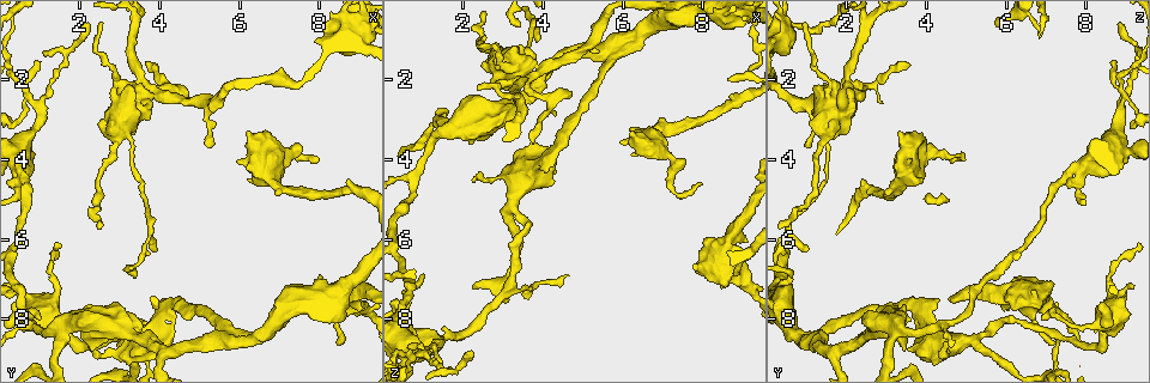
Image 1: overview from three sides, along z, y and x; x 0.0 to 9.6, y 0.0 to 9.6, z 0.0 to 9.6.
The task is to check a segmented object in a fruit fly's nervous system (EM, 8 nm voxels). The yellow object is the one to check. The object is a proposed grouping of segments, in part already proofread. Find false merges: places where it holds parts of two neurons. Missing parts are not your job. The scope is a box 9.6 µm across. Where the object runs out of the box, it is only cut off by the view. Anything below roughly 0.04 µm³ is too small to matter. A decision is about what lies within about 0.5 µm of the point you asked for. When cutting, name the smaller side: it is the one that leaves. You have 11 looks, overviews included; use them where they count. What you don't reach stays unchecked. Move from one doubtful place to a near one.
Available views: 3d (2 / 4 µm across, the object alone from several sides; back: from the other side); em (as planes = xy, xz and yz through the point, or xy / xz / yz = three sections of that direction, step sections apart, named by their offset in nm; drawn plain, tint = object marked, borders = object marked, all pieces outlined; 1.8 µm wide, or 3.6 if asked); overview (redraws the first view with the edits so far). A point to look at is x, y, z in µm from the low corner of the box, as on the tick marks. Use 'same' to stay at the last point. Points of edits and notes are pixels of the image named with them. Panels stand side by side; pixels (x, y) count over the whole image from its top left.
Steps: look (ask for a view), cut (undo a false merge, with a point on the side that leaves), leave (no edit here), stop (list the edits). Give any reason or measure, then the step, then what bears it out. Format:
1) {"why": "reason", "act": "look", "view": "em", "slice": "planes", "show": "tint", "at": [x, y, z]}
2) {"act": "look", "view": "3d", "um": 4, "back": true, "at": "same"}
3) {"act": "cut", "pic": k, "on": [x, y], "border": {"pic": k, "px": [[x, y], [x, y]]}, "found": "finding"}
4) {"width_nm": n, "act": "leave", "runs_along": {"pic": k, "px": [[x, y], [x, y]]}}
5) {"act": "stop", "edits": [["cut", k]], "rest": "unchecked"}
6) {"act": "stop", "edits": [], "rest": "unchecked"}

{"why": "calibre changes", "act": "look", "view": "3d", "um": 4, "at": [3.60, 2.15, 2.20]}

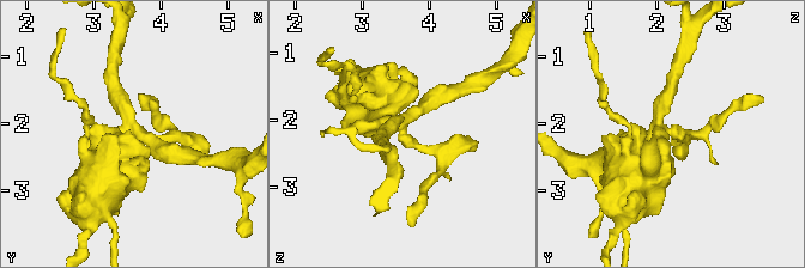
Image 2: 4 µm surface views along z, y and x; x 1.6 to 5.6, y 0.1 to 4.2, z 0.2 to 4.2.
{"arms": 3, "arm_widths_nm": [160, 220, 380], "why": "need the tissue", "act": "look", "view": "em", "um": 3.6, "slice": "planes", "show": "tint", "at": [3.60, 2.10, 2.20]}

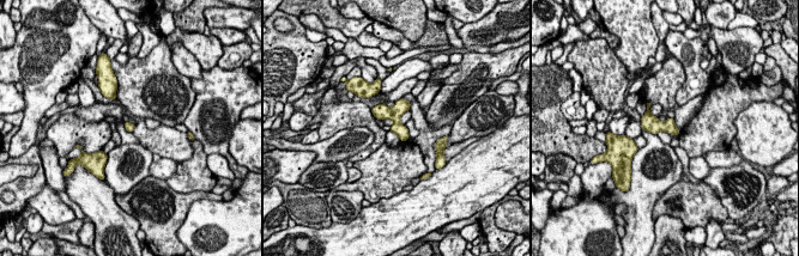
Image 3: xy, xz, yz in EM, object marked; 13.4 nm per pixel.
{"act": "leave", "found": "all the same neuron"}

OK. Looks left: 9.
{"why": "a fork", "act": "look", "view": "3d", "um": 4, "at": [0.55, 4.50, 7.50]}

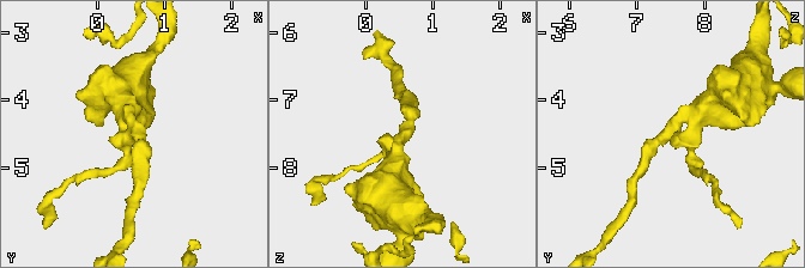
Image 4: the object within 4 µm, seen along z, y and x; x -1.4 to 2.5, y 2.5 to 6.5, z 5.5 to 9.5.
{"act": "look", "view": "em", "slice": "yz", "step": 8, "show": "plain", "at": [0.60, 4.45, 7.55]}

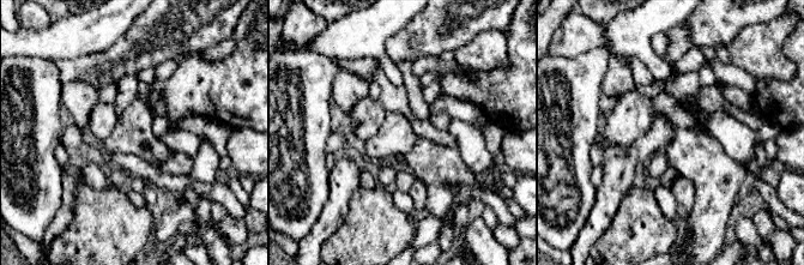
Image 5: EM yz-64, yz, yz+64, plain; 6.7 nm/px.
{"act": "look", "view": "em", "slice": "yz", "step": 8, "show": "tint", "at": "same"}

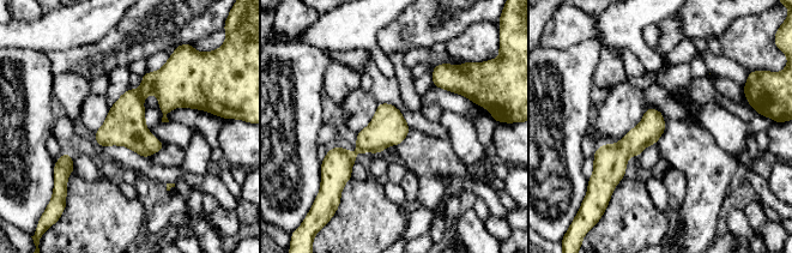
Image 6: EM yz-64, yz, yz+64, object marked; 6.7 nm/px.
{"width_nm": 170, "act": "leave", "runs_along": {"pic": 6, "px": [[657, 113], [614, 158], [602, 161]]}, "found": "continuous, no second neuron"}

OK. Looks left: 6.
{"why": "thick turns thin", "act": "look", "view": "3d", "um": 4, "at": [1.20, 8.00, 8.55]}

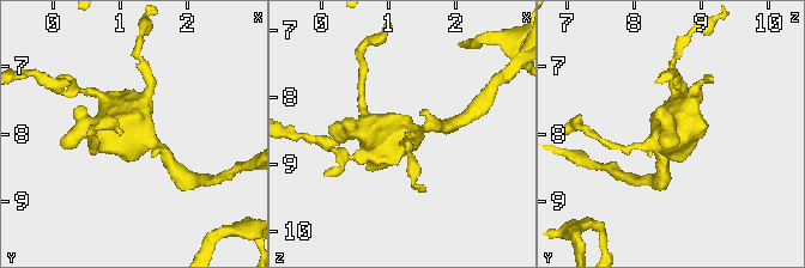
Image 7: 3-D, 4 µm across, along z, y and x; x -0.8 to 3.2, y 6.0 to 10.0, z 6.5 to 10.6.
{"act": "look", "view": "em", "um": 3.6, "slice": "planes", "show": "tint", "at": [1.25, 8.05, 8.60]}

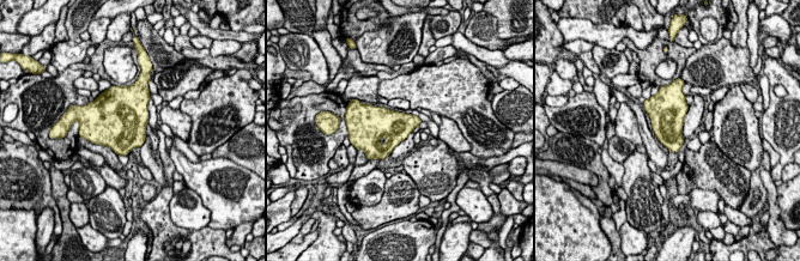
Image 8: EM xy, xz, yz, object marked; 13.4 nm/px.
{"width_nm": 440, "act": "leave", "found": "one neuron here"}

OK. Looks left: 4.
{"why": "arms part here", "act": "look", "view": "3d", "um": 4, "at": [5.55, 8.45, 1.35]}

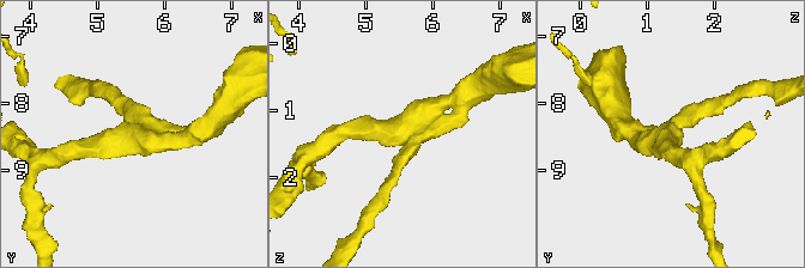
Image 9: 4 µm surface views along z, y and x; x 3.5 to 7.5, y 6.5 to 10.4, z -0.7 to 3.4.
{"arms": 3, "arm_widths_nm": [170, 240, 260], "why": "need the tissue", "act": "look", "view": "em", "slice": "planes", "show": "plain", "at": [5.55, 8.50, 1.30]}

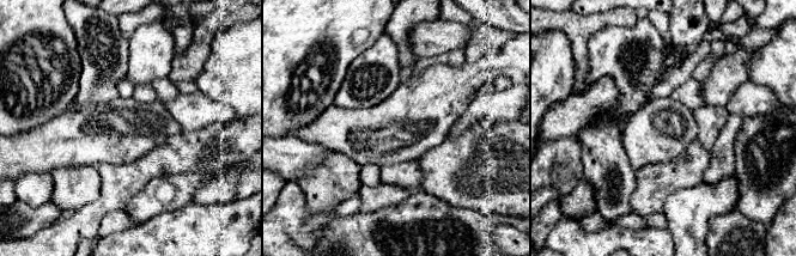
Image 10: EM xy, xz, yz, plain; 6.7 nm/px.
{"act": "look", "view": "em", "slice": "planes", "show": "tint", "at": "same"}

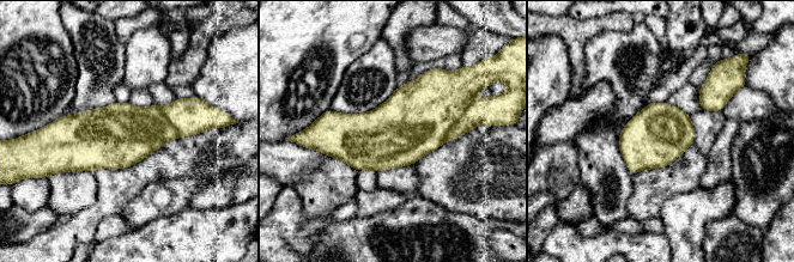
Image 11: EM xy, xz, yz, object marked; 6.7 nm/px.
{"width_nm": 400, "act": "leave", "found": "all the same neuron"}

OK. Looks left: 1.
{"act": "stop", "edits": [], "rest": "unchecked"}

